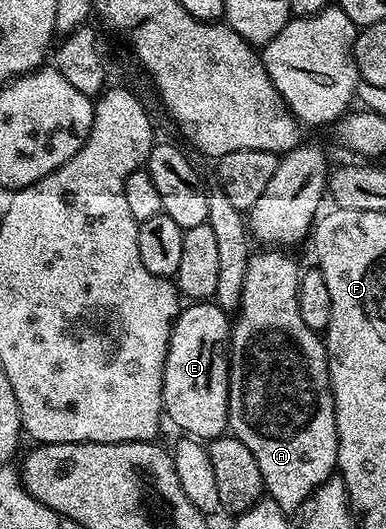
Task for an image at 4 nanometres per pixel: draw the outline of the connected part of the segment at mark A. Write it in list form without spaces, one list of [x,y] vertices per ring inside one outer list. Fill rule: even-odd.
[[[261,250],[265,252],[254,251],[247,262],[247,272],[243,278],[243,292],[241,294],[241,304],[237,307],[235,319],[231,324],[231,335],[229,338],[229,422],[228,431],[251,454],[255,454],[255,462],[259,462],[259,474],[263,474],[265,483],[265,492],[268,499],[277,503],[283,510],[297,508],[306,503],[312,497],[313,493],[320,488],[324,480],[334,475],[337,467],[337,427],[335,426],[335,402],[331,394],[331,382],[329,381],[329,355],[325,349],[325,341],[311,326],[303,322],[299,315],[299,278],[302,269],[297,268],[297,264],[288,256],[285,250]]]

